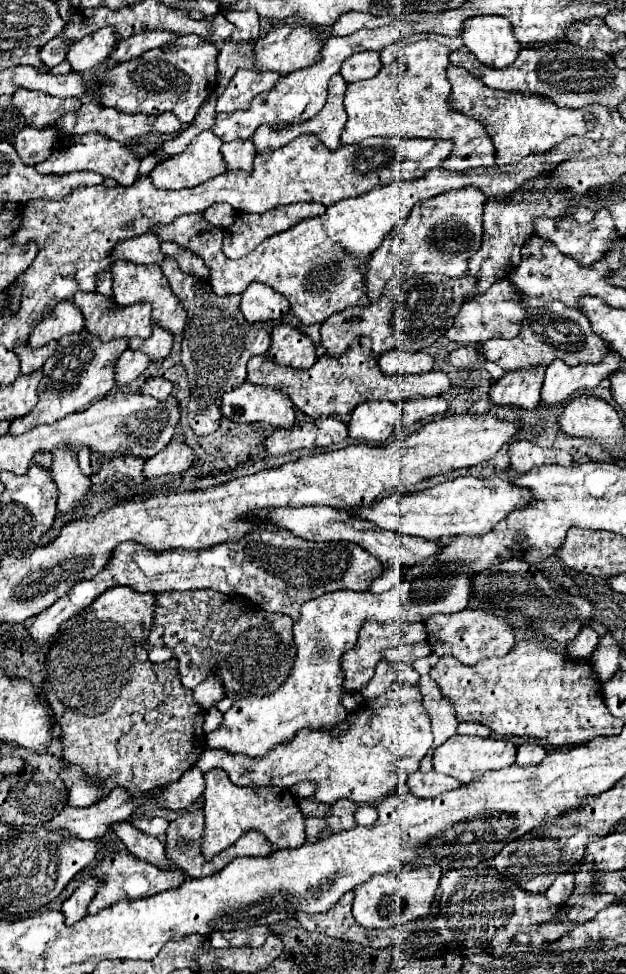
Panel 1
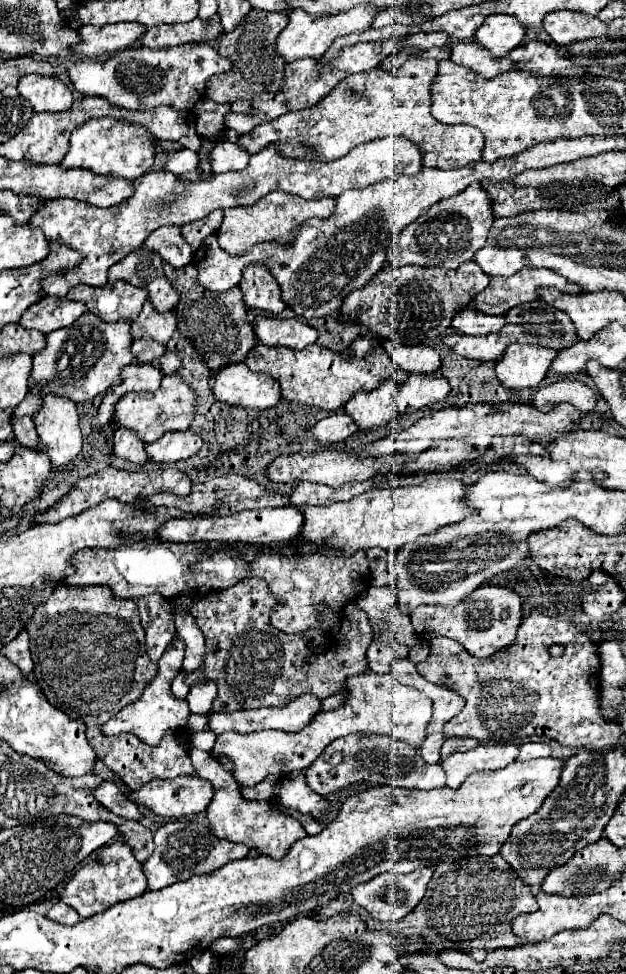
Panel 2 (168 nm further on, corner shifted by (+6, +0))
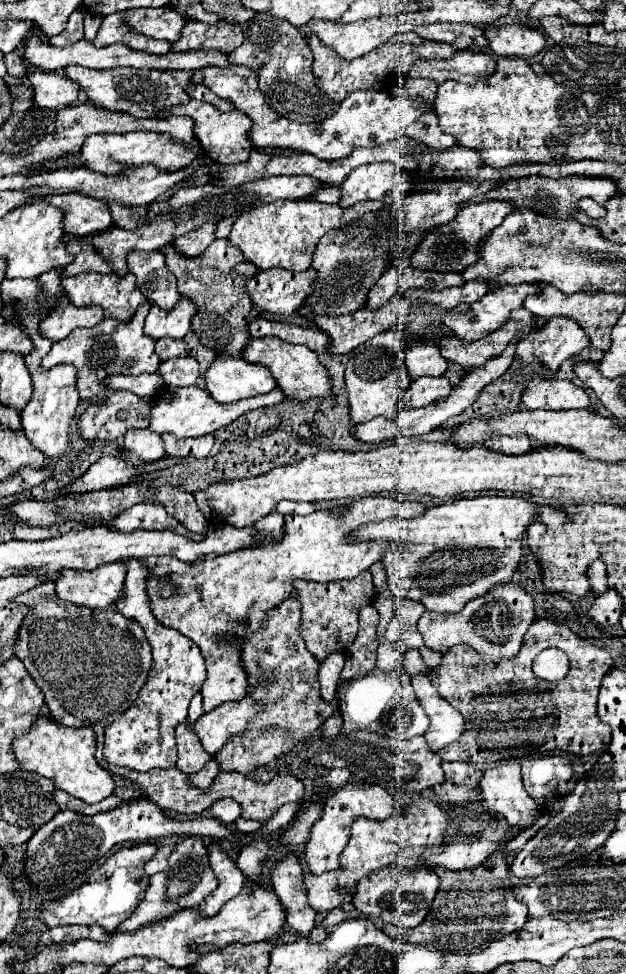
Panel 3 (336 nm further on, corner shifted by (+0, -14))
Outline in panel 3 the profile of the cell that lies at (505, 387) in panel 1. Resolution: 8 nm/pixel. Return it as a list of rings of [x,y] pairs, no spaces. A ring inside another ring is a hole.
[[[552,316],[540,332],[518,342],[516,356],[528,364],[540,362],[548,368],[548,374],[554,374],[564,360],[578,356],[588,344],[590,338],[576,320]]]

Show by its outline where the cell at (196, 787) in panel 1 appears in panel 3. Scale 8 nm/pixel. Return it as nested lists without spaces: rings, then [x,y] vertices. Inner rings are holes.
[[[224,798],[224,800],[218,800],[212,804],[210,814],[224,824],[232,824],[232,822],[236,822],[236,818],[240,818],[240,804],[232,798]]]

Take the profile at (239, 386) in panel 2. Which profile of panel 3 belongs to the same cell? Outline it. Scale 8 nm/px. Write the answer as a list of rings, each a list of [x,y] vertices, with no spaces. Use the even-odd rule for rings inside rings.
[[[218,356],[206,370],[206,390],[220,404],[230,404],[240,398],[266,394],[276,382],[266,366],[248,364],[244,358]]]

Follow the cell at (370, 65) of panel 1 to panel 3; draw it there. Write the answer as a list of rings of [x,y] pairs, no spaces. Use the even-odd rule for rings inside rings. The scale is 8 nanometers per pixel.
[[[410,32],[410,34],[400,34],[394,36],[392,40],[388,40],[384,46],[378,46],[376,50],[372,50],[370,54],[366,54],[364,58],[354,58],[354,60],[344,60],[344,58],[336,58],[336,54],[332,54],[332,50],[328,50],[328,46],[324,46],[320,40],[316,38],[306,38],[312,54],[314,54],[314,74],[316,74],[316,84],[320,90],[324,90],[334,102],[342,102],[344,98],[348,98],[348,94],[352,94],[354,90],[392,90],[396,88],[398,80],[402,76],[408,74],[410,66],[418,60],[418,58],[448,58],[454,54],[454,48],[448,44],[440,44],[440,42],[430,42],[420,38],[418,34]]]

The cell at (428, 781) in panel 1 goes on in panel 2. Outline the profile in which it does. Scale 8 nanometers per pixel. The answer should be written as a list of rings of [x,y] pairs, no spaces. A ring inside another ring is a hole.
[[[346,736],[334,740],[330,748],[326,748],[322,756],[318,756],[318,760],[314,760],[314,764],[310,764],[310,768],[306,770],[306,784],[322,796],[364,780],[372,786],[392,784],[410,790],[432,790],[442,788],[446,784],[444,770],[438,764],[424,764],[418,750],[402,742],[392,742],[386,736]]]

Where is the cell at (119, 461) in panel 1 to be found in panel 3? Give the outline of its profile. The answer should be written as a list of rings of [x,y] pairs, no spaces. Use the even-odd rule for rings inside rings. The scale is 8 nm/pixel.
[[[128,430],[124,436],[124,448],[130,456],[140,458],[144,462],[156,462],[164,458],[164,442],[162,436],[158,436],[152,430]]]

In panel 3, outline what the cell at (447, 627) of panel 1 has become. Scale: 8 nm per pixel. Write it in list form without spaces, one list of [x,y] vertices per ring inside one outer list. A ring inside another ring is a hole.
[[[500,584],[488,594],[474,598],[460,612],[438,614],[424,612],[418,620],[418,630],[424,636],[424,644],[436,652],[446,652],[456,644],[472,646],[486,662],[496,662],[504,658],[514,658],[522,646],[522,638],[530,624],[534,622],[534,602],[532,596],[516,584]]]

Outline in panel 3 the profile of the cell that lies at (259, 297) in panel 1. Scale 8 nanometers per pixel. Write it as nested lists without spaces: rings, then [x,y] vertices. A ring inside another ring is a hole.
[[[270,268],[252,276],[246,290],[262,310],[274,316],[290,316],[302,306],[304,296],[312,292],[312,282],[316,282],[316,270],[312,268],[306,272]]]

